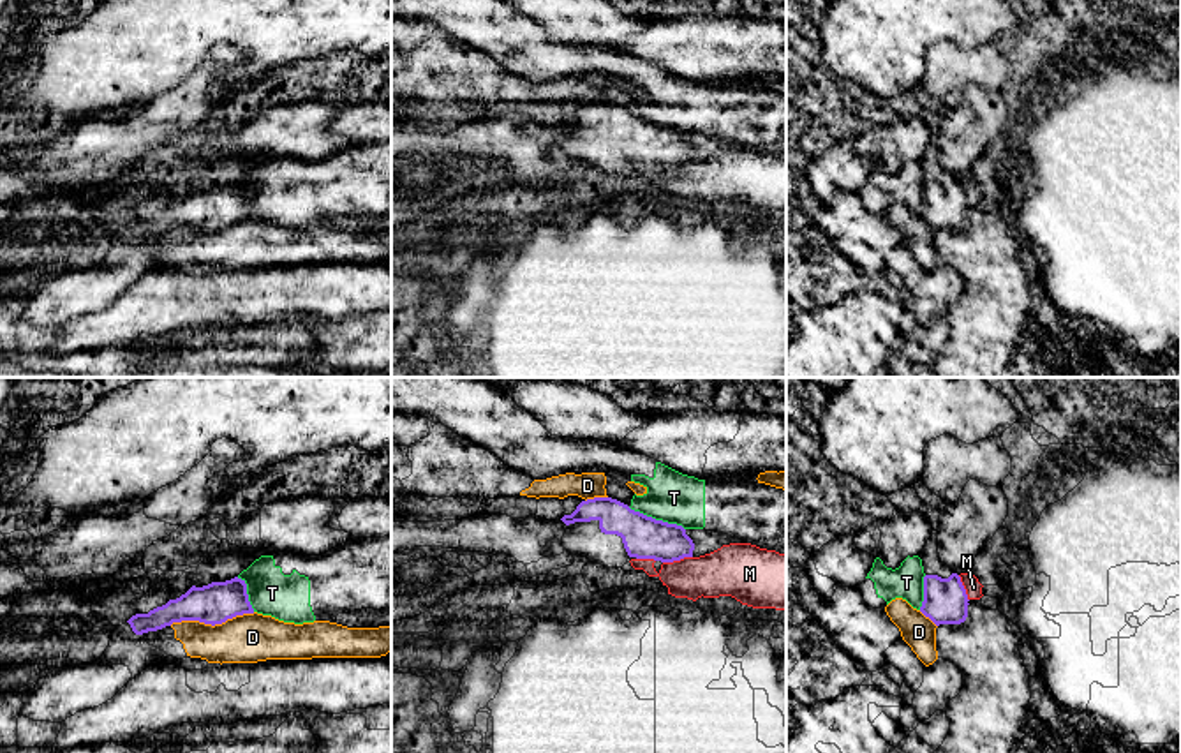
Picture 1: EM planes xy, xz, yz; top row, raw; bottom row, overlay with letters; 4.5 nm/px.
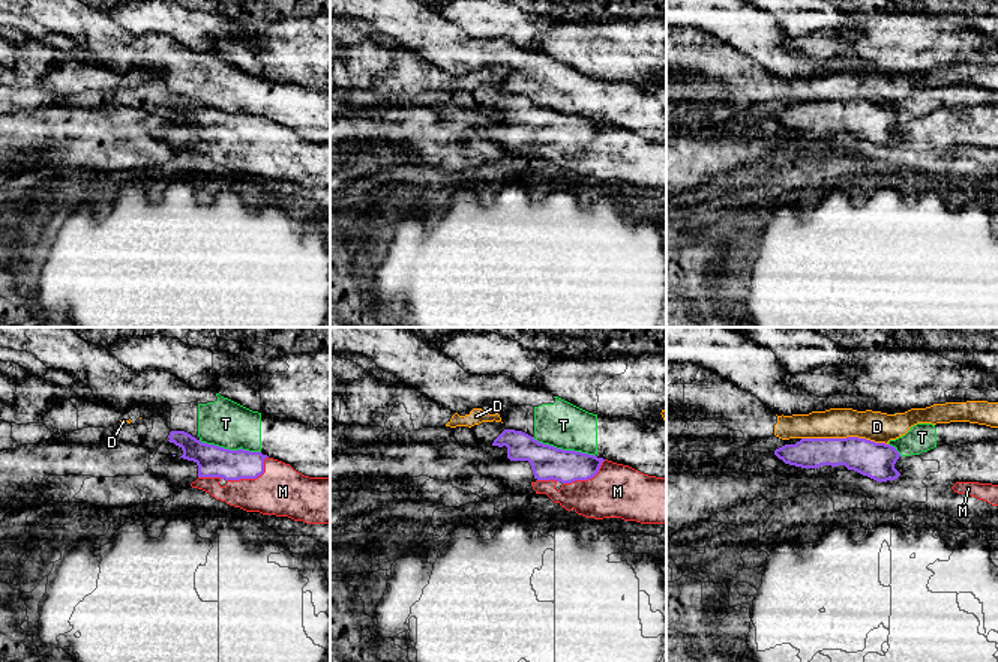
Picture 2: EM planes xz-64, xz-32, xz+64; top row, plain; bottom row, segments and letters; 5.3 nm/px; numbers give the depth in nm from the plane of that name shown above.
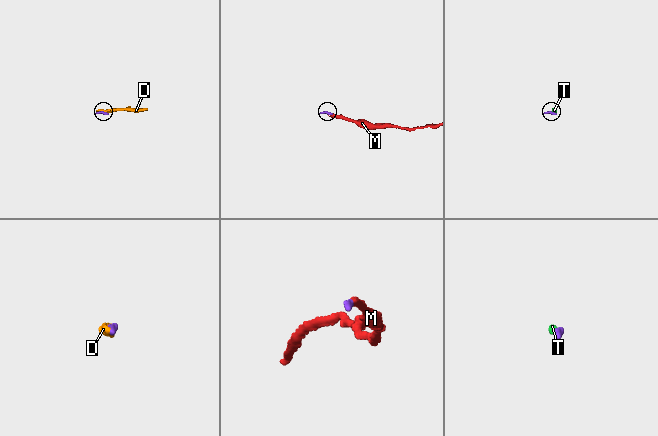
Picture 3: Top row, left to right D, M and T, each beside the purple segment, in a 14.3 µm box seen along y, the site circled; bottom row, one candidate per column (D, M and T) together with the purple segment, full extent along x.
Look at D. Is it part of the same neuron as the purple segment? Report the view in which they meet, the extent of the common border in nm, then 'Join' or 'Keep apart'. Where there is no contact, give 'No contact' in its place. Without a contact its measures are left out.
Touches purple in xy. Shared border 400 nm. Keep apart

